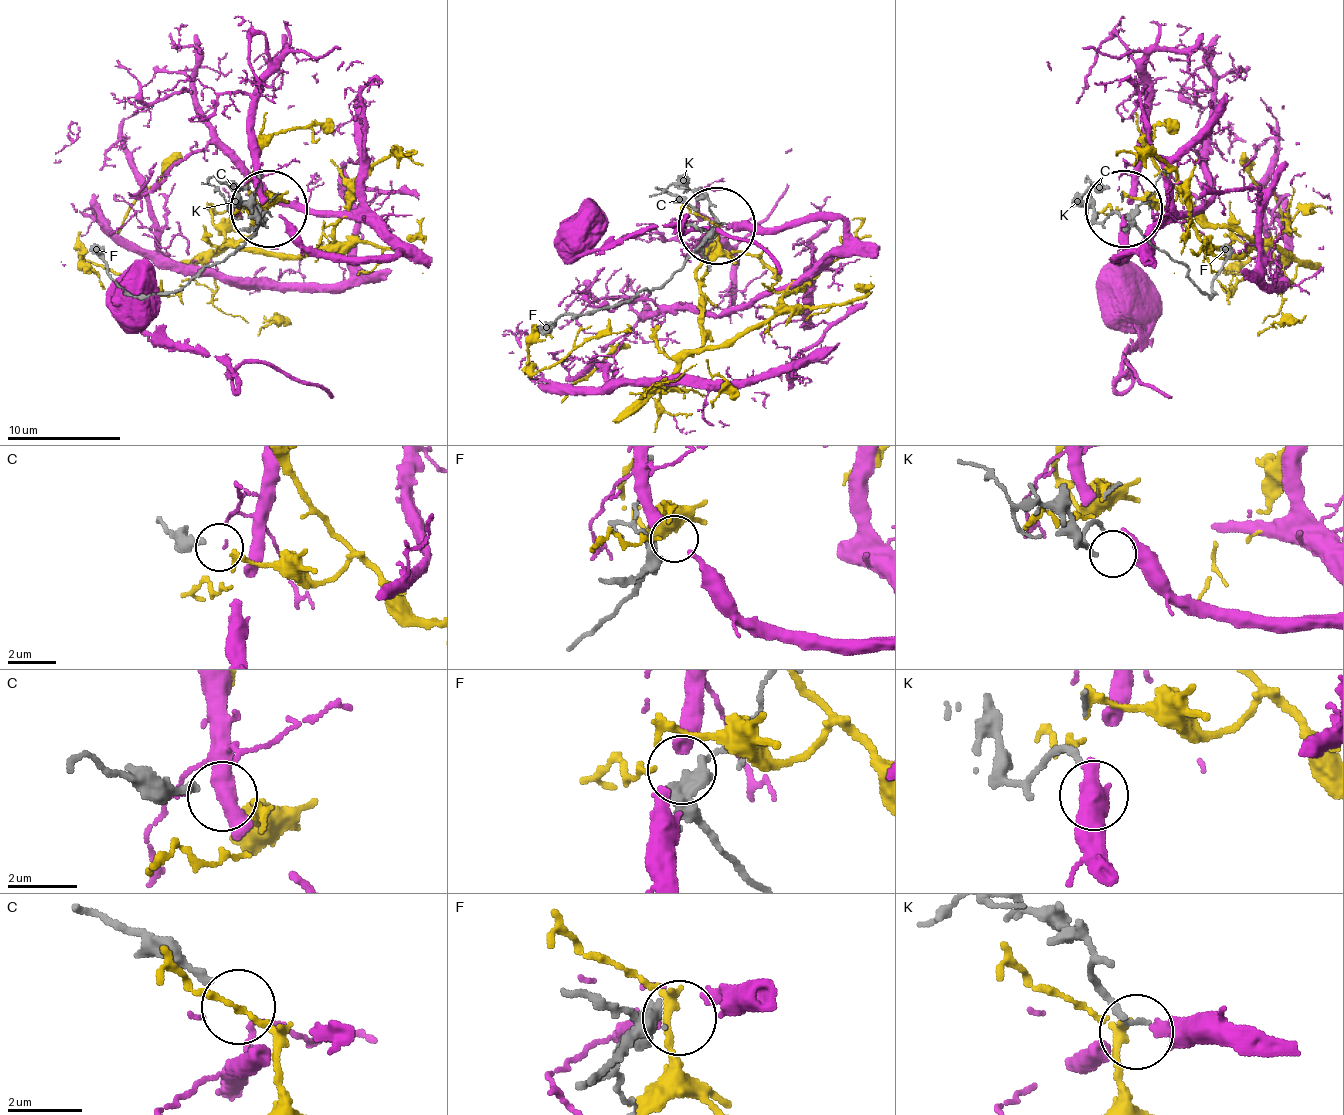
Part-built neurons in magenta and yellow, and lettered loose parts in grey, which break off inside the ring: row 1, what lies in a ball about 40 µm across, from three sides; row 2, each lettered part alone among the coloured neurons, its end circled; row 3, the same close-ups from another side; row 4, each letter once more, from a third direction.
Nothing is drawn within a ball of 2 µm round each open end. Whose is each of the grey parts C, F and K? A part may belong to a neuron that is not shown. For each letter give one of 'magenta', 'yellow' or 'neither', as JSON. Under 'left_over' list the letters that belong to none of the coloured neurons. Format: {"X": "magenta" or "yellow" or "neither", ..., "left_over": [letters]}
{"C": "yellow", "F": "neither", "K": "neither", "left_over": ["F", "K"]}

